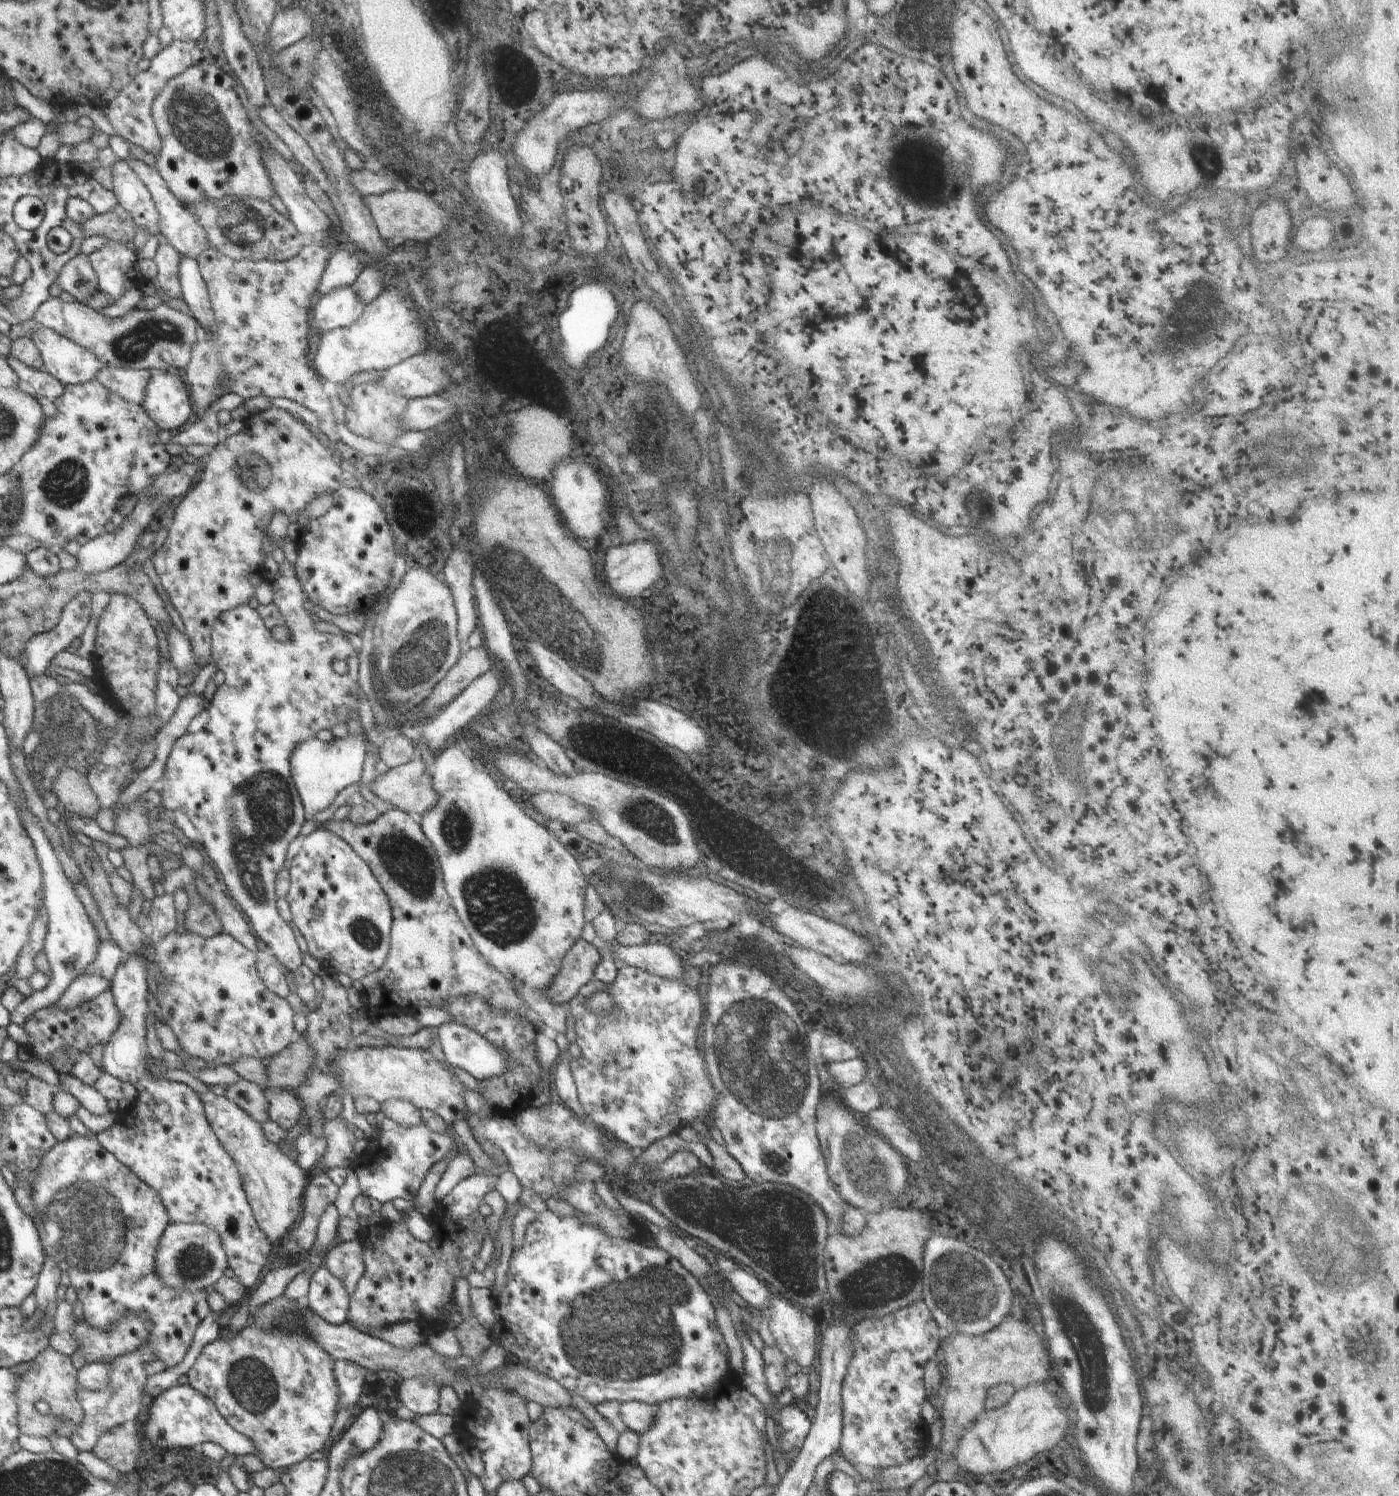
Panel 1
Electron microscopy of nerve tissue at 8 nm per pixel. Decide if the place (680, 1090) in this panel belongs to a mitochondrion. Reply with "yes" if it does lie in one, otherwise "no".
yes

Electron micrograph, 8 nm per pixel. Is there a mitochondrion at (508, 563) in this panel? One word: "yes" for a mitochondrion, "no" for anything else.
yes

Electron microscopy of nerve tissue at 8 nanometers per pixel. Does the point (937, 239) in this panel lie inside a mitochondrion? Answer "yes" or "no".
no

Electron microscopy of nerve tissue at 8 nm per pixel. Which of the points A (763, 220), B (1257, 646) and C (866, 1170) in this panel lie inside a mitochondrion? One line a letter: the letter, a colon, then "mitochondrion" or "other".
A: other
B: other
C: mitochondrion

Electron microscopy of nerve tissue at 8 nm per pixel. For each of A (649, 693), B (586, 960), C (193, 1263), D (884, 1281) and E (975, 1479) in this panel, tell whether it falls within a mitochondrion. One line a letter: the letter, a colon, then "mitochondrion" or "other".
A: other
B: other
C: mitochondrion
D: mitochondrion
E: other

